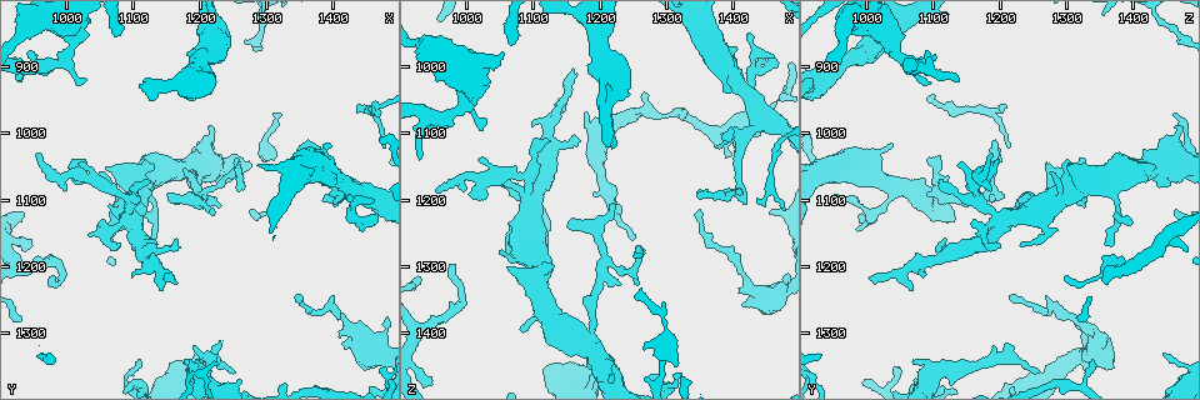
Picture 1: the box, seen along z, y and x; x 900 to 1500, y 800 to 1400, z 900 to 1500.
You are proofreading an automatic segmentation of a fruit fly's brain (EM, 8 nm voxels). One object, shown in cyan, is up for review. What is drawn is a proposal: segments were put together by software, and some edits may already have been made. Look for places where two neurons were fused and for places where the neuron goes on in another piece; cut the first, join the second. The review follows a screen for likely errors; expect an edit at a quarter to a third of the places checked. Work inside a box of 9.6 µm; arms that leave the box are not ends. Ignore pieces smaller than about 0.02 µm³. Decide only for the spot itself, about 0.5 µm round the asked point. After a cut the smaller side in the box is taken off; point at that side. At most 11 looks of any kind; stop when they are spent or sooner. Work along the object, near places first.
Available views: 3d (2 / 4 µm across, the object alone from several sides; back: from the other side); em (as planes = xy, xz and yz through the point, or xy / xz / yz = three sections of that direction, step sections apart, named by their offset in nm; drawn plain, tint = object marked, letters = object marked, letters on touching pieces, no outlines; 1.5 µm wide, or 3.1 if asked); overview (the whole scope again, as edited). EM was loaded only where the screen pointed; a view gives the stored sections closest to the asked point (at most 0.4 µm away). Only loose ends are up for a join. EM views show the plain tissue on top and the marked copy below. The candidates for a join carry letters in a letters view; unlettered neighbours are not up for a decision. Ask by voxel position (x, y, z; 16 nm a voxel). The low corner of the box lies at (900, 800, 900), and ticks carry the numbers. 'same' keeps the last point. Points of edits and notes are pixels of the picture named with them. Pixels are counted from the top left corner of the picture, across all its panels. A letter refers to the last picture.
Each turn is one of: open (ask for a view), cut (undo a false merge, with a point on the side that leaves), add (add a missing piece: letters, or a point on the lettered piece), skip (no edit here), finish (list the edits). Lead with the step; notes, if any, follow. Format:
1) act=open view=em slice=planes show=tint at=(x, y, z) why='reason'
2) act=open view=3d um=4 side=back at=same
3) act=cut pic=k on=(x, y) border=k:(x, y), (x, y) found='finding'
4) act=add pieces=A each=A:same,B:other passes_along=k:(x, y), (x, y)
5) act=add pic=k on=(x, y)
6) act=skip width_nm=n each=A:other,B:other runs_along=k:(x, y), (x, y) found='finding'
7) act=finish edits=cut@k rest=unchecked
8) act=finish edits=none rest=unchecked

act=open view=em slice=yz step=4 show=tint at=(1350, 1245, 1220)

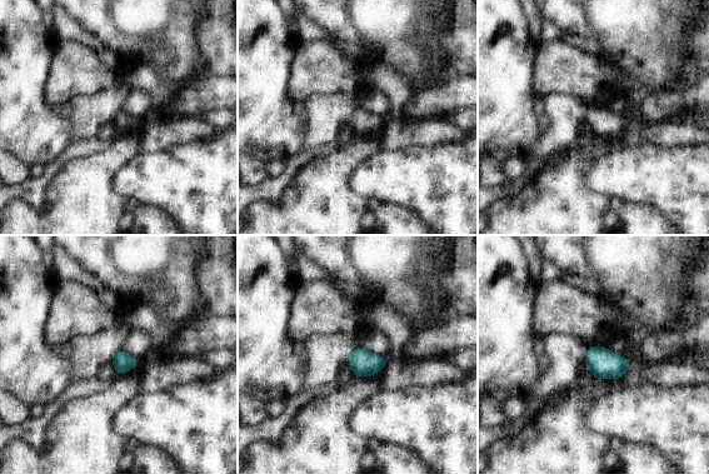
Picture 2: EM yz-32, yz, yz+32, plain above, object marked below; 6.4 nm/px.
act=open view=em slice=planes show=letters at=same

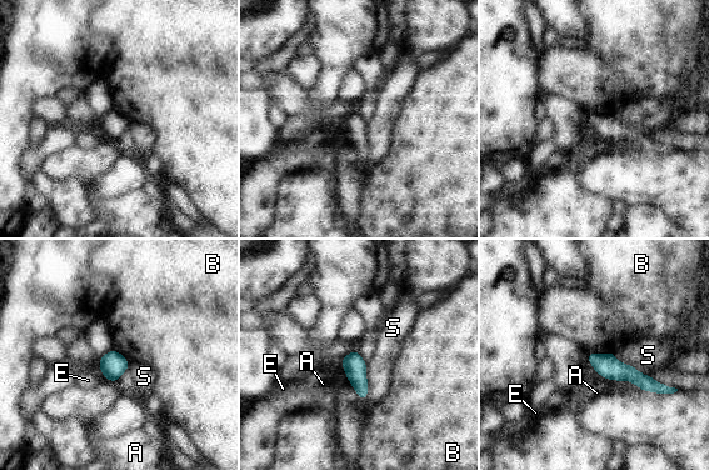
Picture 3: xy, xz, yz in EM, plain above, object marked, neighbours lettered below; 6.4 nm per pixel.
act=skip each=A:other,B:other,E:other,S:other runs_along=3:(590, 356), (667, 390) found='none of them fits'

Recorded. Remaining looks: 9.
act=open view=em slice=planes show=letters at=(1435, 1125, 1010) why='abrupt turn'

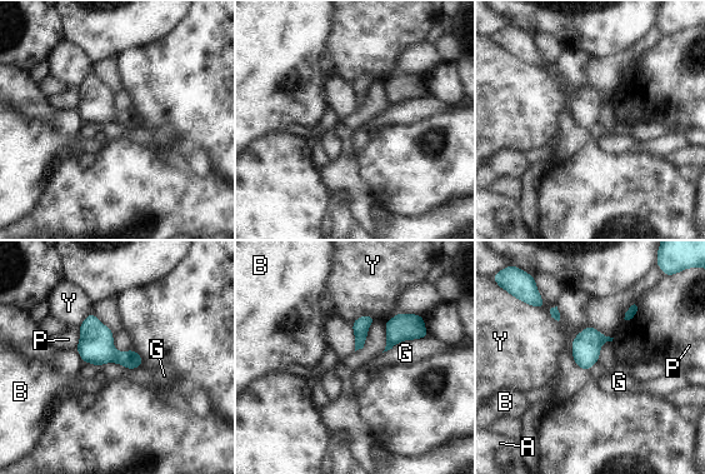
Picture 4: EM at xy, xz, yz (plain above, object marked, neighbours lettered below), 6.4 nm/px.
act=skip each=A:other,B:other,G:other,P:other,Y:other border=4:(428, 335), (400, 340), (383, 353) found='one neuron here'

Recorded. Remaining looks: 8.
act=open view=em slice=xy step=4 show=tint at=(1255, 1040, 1325) why='tapers out'

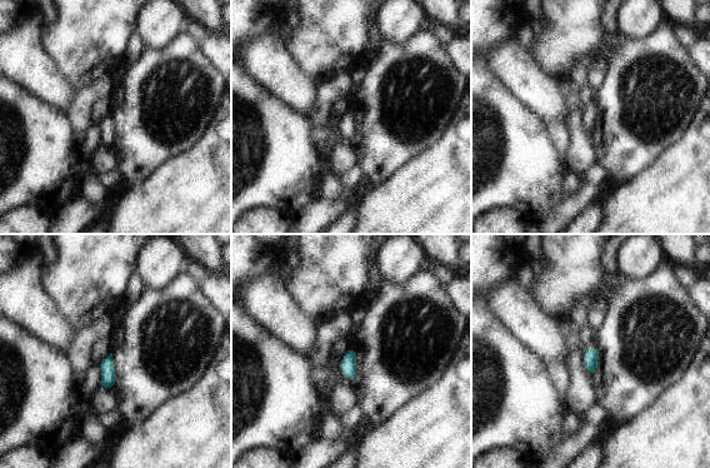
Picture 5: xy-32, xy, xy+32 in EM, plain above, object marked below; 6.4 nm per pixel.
act=open view=em slice=xy step=4 show=letters at=same

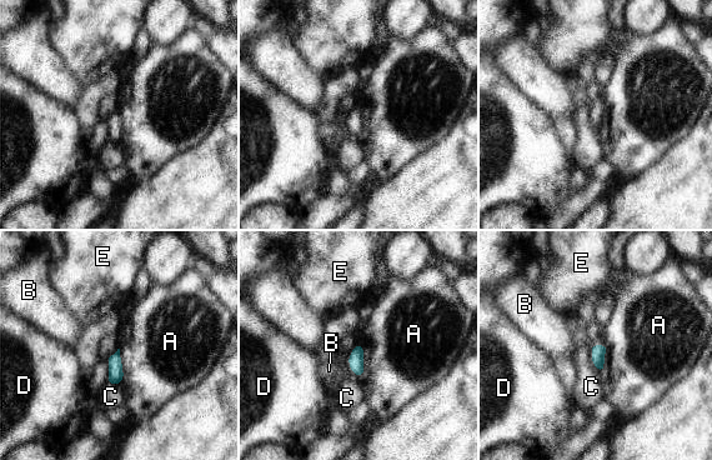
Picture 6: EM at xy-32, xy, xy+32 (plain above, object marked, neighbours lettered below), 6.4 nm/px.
act=skip longest_contact=A:240nm each=A:other,B:other,C:other,D:other,E:other border=6:(590, 348), (592, 364), (603, 373) found='none of them fits'

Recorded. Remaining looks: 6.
act=open view=em slice=xz step=4 show=tint at=(1195, 1325, 1440) why='tapers out'

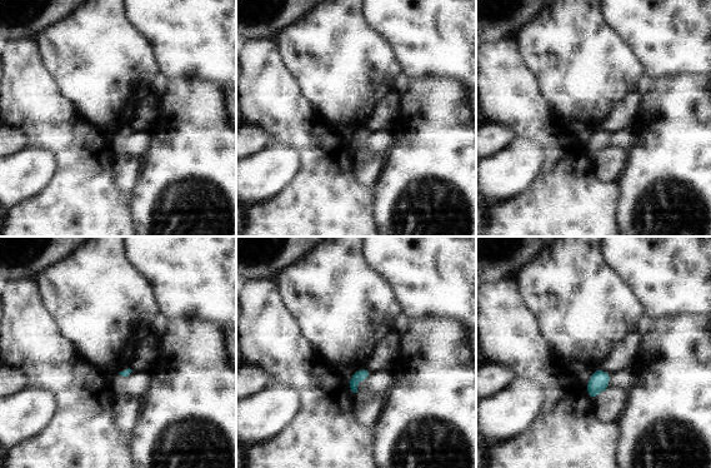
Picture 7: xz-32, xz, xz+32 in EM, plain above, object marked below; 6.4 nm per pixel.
act=open view=em slice=planes show=letters at=same why='cut it another way'

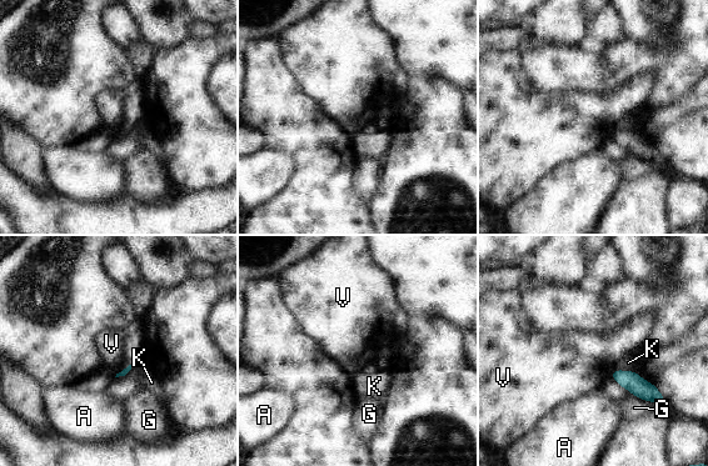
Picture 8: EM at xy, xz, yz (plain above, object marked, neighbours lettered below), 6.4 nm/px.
act=skip each=A:other,G:other,K:other,V:other border=8:(617, 369), (609, 375) found='none of them fits'

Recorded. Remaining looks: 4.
act=finish edits=none rest=unchecked

